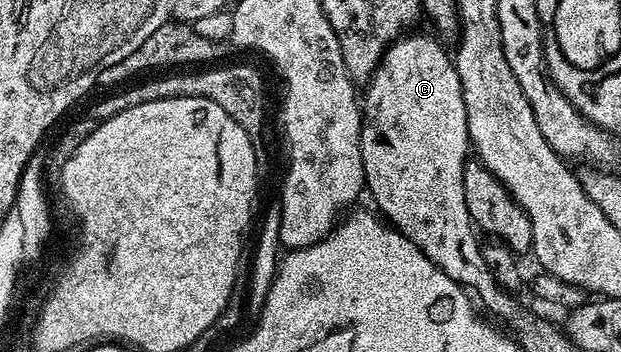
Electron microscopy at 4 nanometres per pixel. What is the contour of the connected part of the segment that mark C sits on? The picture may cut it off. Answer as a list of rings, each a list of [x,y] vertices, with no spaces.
[[[418,32],[403,36],[387,48],[381,65],[365,86],[362,162],[368,197],[370,193],[371,199],[378,204],[377,212],[393,228],[412,239],[412,243],[416,243],[416,247],[420,247],[420,251],[424,251],[424,255],[428,255],[428,259],[432,259],[444,275],[467,290],[479,289],[483,303],[492,312],[498,313],[509,307],[511,294],[502,289],[488,271],[482,245],[478,241],[479,234],[468,215],[468,203],[464,203],[464,171],[471,144],[460,75],[451,54],[446,54],[445,47],[437,41],[439,38],[425,37]]]

